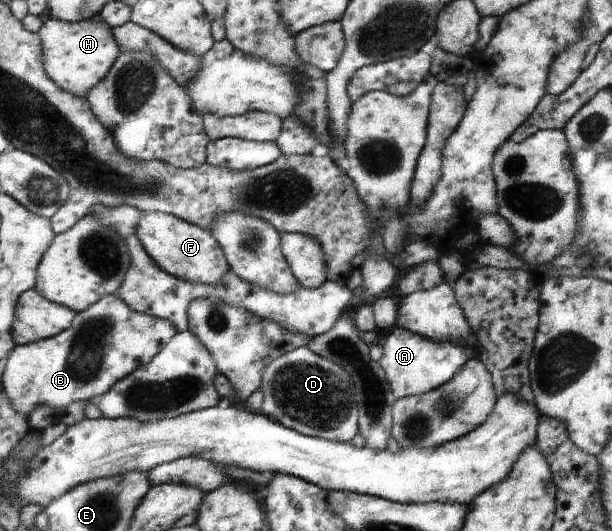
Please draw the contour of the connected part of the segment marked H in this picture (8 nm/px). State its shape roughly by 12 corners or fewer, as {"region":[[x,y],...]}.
{"region":[[45,20],[46,73],[78,97],[121,47],[105,21]]}

